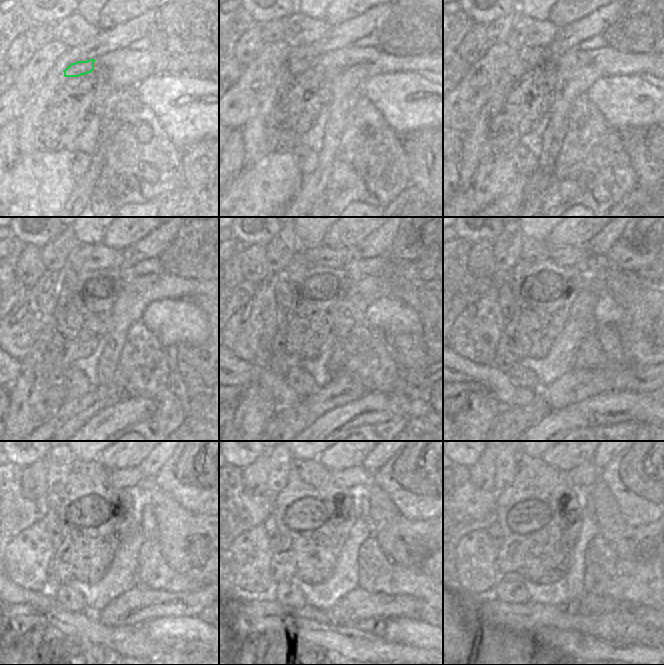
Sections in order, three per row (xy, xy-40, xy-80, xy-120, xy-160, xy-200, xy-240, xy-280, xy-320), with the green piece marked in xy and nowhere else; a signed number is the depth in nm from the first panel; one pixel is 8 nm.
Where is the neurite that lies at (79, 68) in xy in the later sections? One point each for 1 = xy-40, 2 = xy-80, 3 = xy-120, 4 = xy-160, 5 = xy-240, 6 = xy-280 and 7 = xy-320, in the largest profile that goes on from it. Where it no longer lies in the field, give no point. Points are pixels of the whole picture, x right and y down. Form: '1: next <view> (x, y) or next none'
1: next xy-40 (297, 64)
2: next xy-80 (516, 67)
3: next xy-120 (66, 277)
4: next xy-160 (283, 291)
5: next xy-240 (53, 527)
6: next xy-280 (272, 531)
7: next xy-320 (494, 531)

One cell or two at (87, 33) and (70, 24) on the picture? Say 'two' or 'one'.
one

